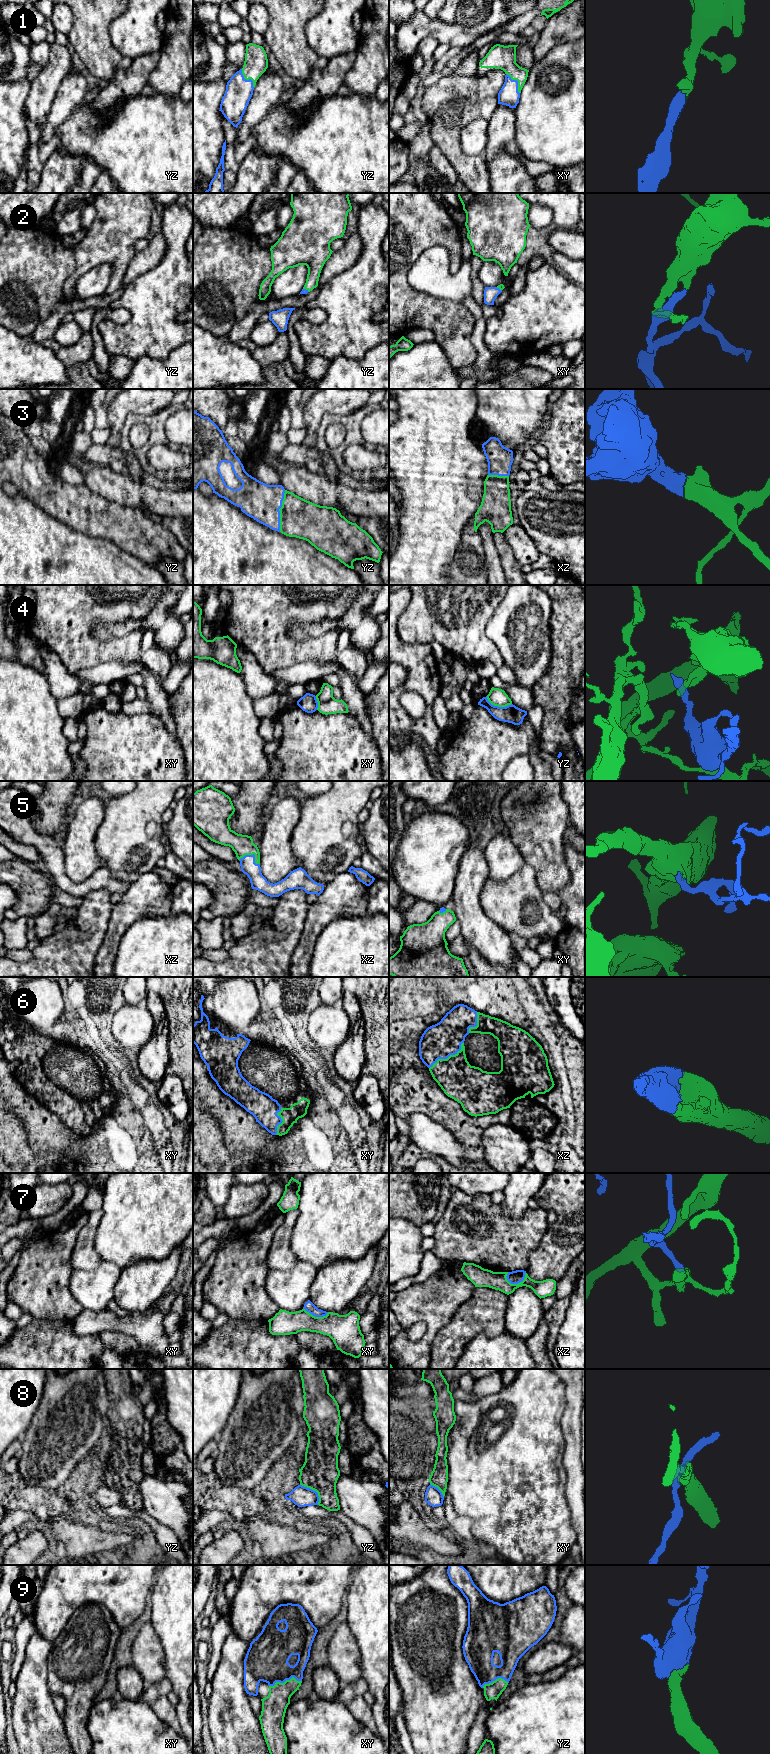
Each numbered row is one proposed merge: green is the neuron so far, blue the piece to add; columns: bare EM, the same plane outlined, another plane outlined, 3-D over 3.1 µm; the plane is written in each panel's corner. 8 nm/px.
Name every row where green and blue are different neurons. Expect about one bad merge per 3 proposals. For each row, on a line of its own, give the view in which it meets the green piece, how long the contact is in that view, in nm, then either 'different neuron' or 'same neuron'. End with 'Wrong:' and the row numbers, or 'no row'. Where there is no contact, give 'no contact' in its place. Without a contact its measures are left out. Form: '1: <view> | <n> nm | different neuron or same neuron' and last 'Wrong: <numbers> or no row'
1: xy | 200 nm | same neuron
2: yz | 50 nm | same neuron
3: yz | 340 nm | same neuron
4: yz | 220 nm | different neuron
5: xz | 170 nm | same neuron
6: xz | 360 nm | same neuron
7: xz | 170 nm | different neuron
8: yz | 220 nm | different neuron
9: xy | 260 nm | same neuron
Wrong: 4, 7, 8

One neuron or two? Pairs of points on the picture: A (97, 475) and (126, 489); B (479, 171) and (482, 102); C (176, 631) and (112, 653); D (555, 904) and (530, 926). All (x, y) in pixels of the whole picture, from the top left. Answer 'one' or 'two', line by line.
A: one
B: one
C: two
D: two

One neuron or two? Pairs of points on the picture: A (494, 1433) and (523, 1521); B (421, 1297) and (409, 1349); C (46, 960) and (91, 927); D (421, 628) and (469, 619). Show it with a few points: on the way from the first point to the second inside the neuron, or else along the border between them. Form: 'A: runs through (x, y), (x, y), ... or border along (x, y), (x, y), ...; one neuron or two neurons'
A: runs through (503, 1455), (503, 1473), (516, 1499); one neuron
B: runs through (430, 1312), (430, 1332), (424, 1341); one neuron
C: runs through (57, 960), (80, 938); one neuron
D: runs through (433, 619), (457, 619); one neuron

